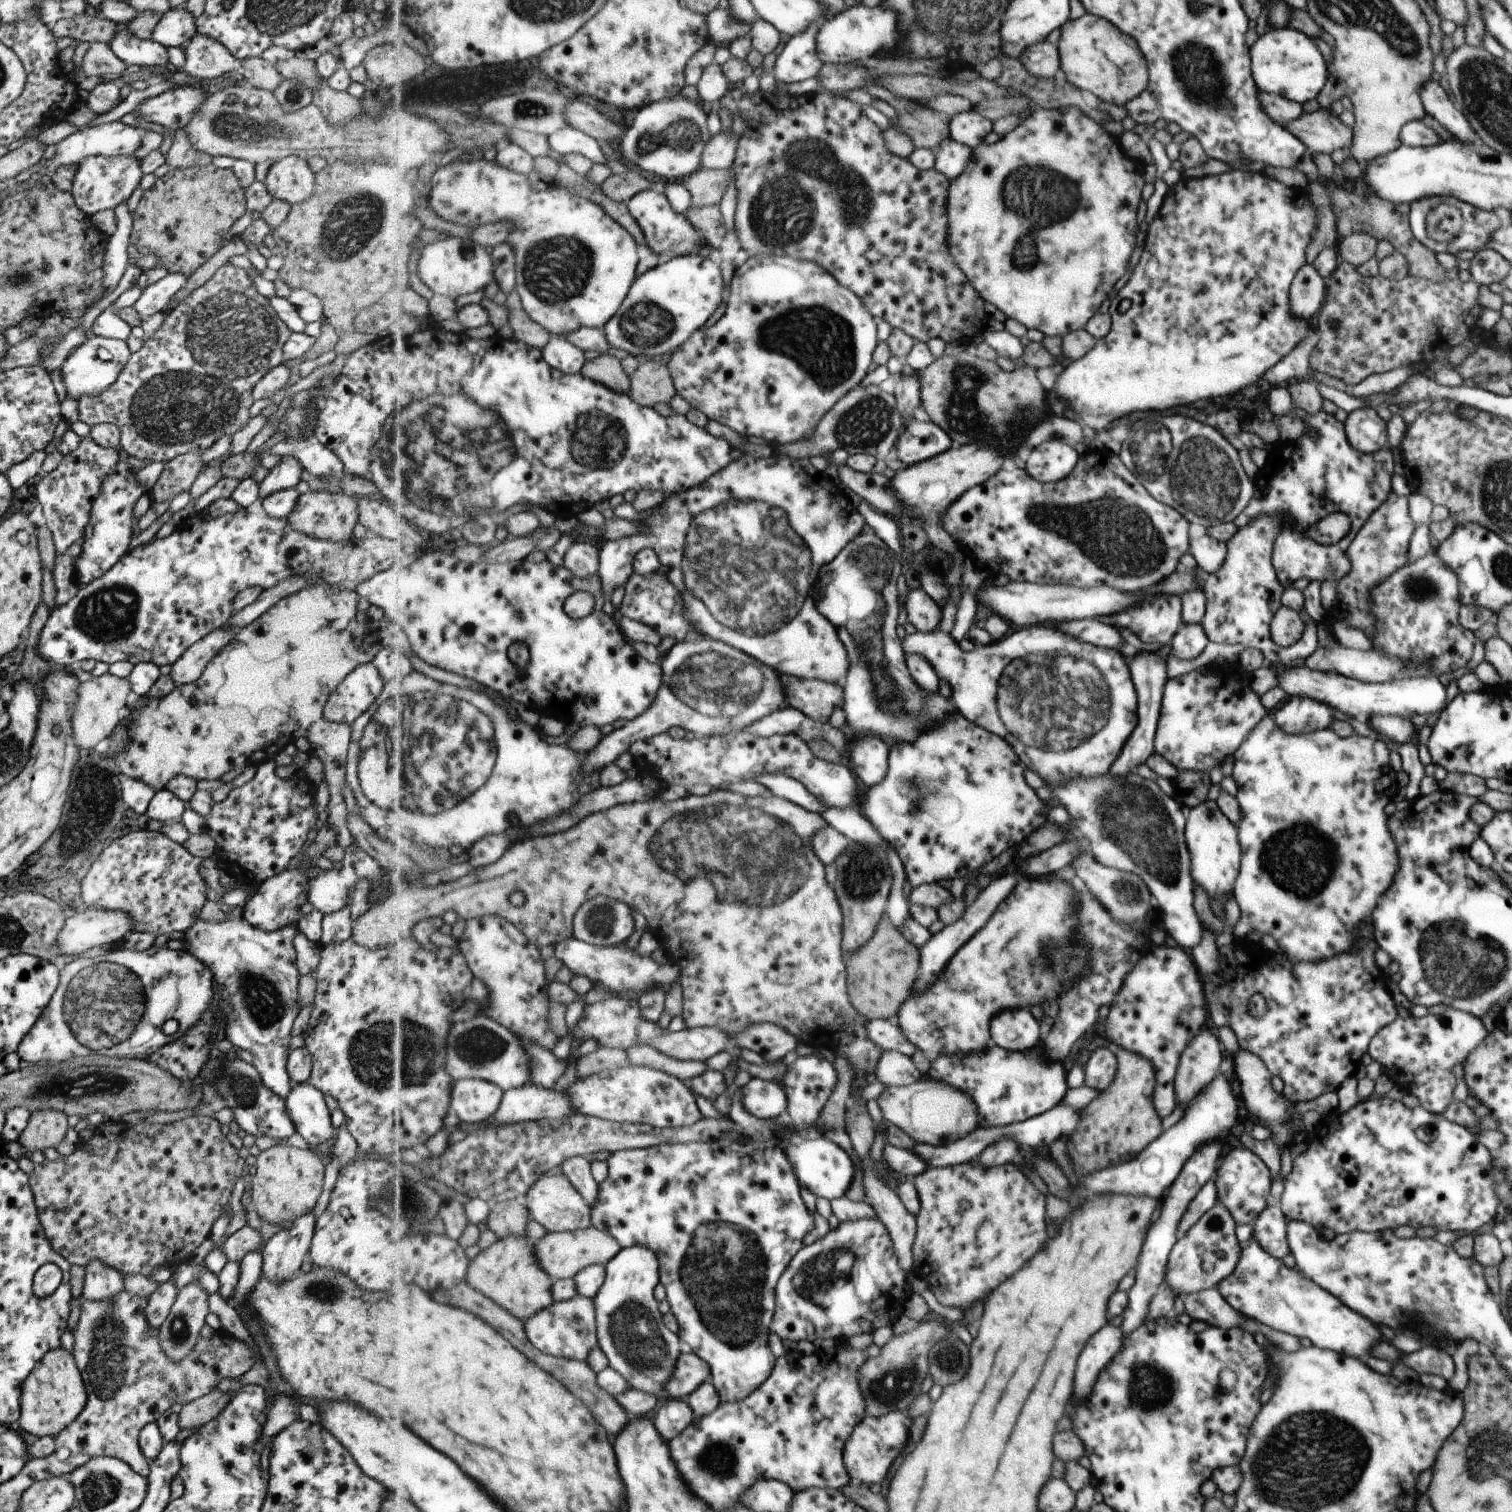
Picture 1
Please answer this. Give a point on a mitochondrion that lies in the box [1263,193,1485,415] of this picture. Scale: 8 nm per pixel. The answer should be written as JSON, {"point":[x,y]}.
{"point":[1438,229]}

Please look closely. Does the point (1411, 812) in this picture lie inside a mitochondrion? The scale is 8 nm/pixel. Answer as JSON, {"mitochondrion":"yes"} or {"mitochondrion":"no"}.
{"mitochondrion":"no"}

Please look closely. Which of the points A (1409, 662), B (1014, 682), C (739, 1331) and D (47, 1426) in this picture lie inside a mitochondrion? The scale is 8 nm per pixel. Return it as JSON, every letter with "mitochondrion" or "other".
{"A":"other","B":"mitochondrion","C":"mitochondrion","D":"other"}

